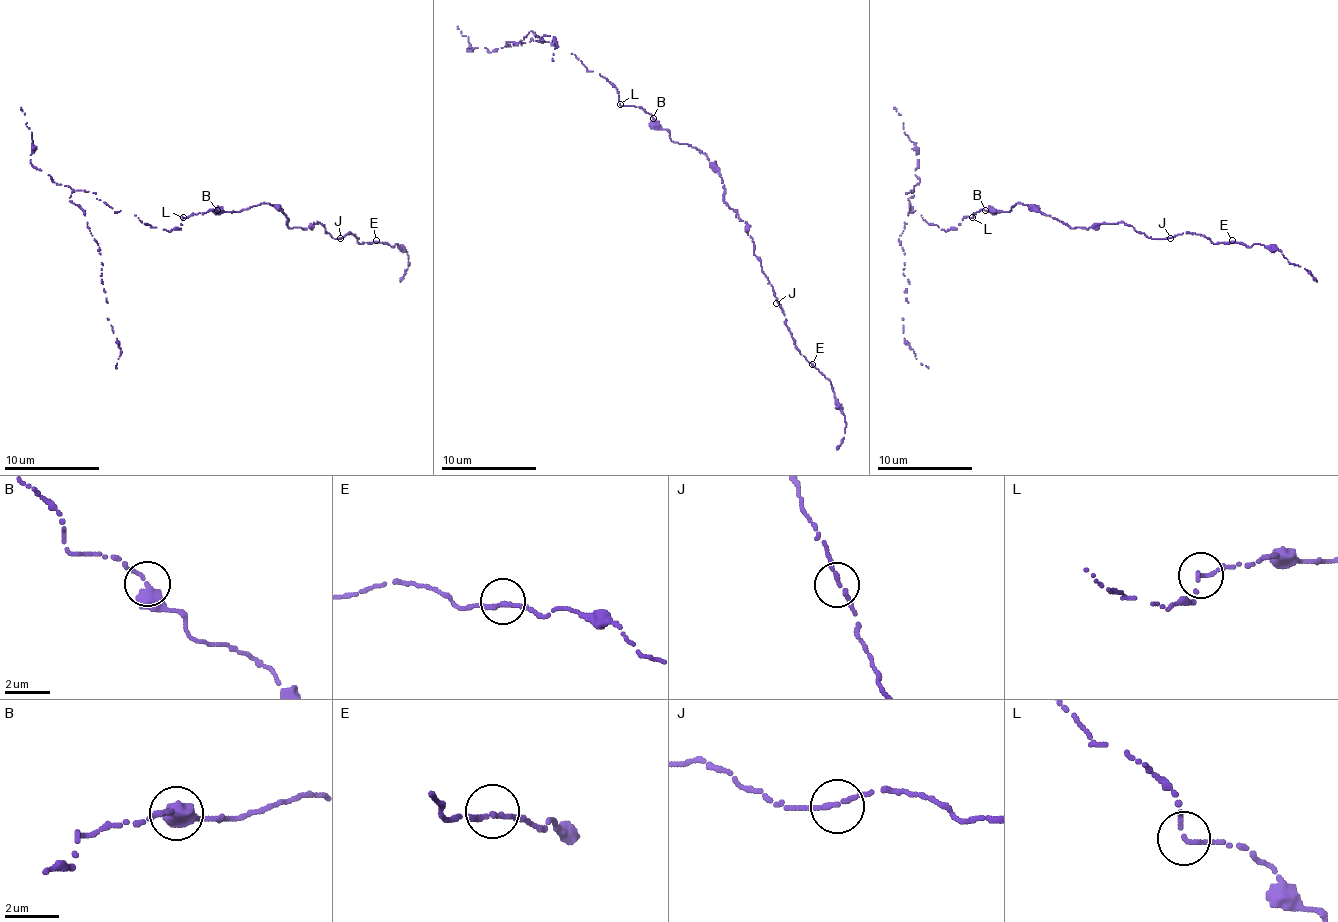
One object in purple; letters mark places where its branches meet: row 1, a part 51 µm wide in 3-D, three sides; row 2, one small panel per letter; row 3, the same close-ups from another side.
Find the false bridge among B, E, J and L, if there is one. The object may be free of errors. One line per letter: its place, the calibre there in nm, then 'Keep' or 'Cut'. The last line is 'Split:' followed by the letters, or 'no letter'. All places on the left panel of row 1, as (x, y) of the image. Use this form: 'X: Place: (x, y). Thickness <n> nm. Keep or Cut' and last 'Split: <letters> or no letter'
B: Place: (217, 210). Thickness 340 nm. Keep
E: Place: (376, 240). Thickness 220 nm. Keep
J: Place: (340, 238). Thickness 160 nm. Keep
L: Place: (183, 217). Thickness 200 nm. Keep
Split: no letter

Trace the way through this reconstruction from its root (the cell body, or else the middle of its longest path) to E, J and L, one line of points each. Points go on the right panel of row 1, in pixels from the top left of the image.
E: (988, 212), (1009, 212), (1023, 203), (1071, 229), (1123, 222), (1149, 238), (1199, 233), (1213, 243), (1232, 240)
J: (988, 212), (1009, 212), (1016, 203), (1023, 203), (1071, 229), (1123, 222), (1149, 238), (1170, 238)
L: (988, 212), (978, 210), (971, 217)

